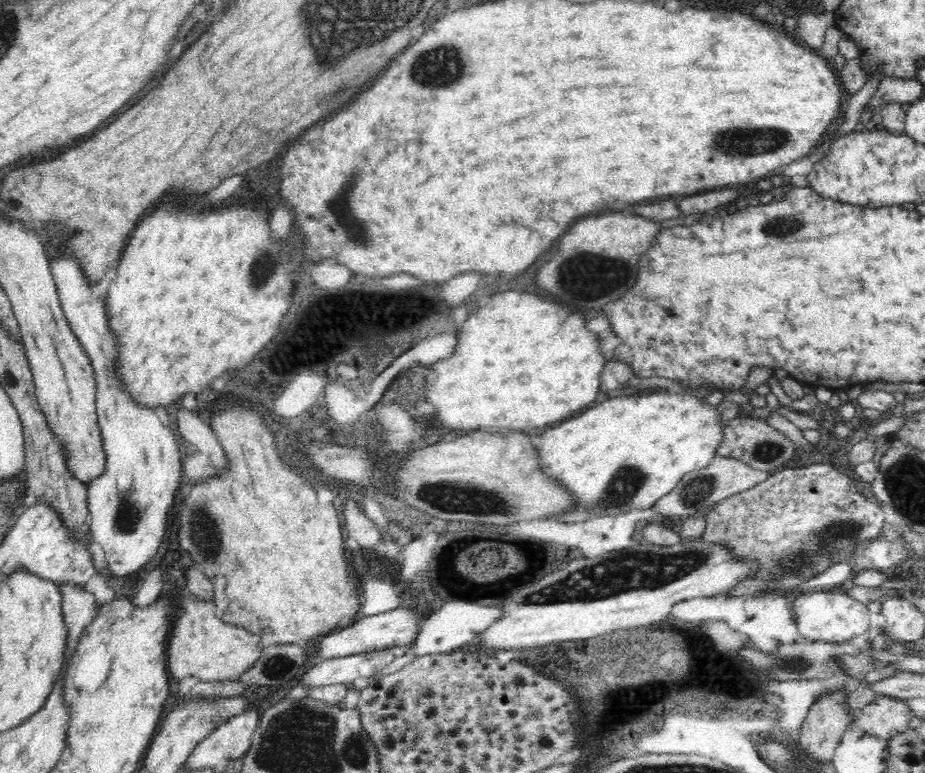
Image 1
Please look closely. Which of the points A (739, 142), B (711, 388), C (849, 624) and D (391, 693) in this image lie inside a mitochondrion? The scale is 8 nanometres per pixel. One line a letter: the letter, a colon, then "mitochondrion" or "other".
A: mitochondrion
B: other
C: other
D: other

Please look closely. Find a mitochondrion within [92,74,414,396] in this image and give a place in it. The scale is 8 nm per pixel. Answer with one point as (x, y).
(348, 222)

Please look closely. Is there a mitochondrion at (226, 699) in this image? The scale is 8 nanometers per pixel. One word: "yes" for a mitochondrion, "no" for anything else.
no

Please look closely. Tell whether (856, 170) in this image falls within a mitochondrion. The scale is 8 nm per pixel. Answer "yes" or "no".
no

